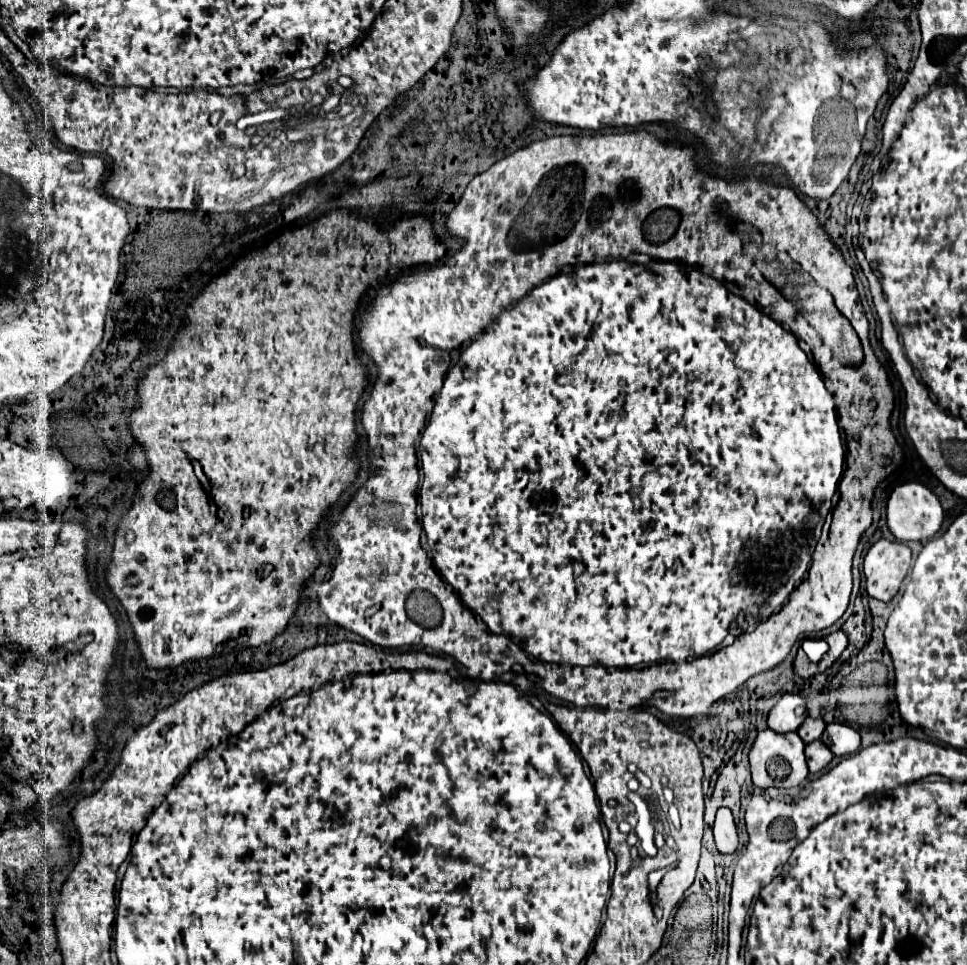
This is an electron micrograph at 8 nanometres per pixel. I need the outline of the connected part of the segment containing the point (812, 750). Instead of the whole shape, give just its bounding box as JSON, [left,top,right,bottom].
[805,741,833,773]

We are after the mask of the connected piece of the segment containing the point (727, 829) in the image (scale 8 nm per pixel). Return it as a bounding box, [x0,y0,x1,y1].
[713,807,739,855]

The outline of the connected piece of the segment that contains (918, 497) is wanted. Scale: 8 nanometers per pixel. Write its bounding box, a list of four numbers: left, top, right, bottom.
[887,483,945,543]

